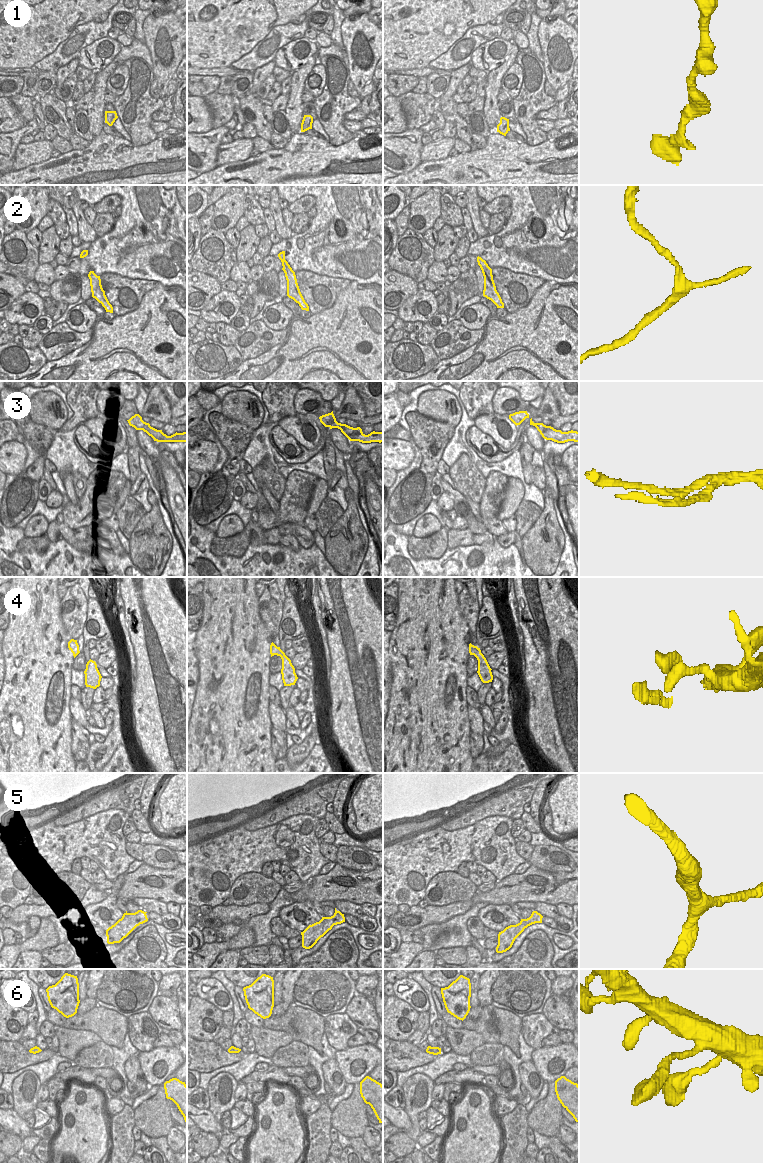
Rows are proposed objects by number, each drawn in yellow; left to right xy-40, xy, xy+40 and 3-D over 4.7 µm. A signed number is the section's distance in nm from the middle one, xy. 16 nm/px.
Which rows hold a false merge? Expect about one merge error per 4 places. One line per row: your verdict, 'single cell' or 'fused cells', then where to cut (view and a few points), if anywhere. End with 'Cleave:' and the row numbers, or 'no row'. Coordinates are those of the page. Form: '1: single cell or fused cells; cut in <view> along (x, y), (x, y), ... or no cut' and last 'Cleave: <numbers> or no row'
1: single cell; no cut
2: single cell; no cut
3: fused cells; cut in xy+40 along (548, 426), (540, 433)
4: single cell; no cut
5: single cell; no cut
6: single cell; no cut
Cleave: 3

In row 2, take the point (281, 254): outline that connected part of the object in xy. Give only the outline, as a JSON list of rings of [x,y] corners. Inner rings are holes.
[[[285,251],[280,252],[278,257],[282,262],[282,270],[284,271],[287,280],[287,296],[298,303],[302,310],[309,311],[309,306],[300,292],[295,272],[285,260]]]

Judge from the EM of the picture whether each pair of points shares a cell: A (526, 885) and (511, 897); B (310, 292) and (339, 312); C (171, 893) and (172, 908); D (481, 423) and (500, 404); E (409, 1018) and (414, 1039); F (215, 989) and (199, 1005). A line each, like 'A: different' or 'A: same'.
A: same
B: different
C: different
D: different
E: different
F: different

